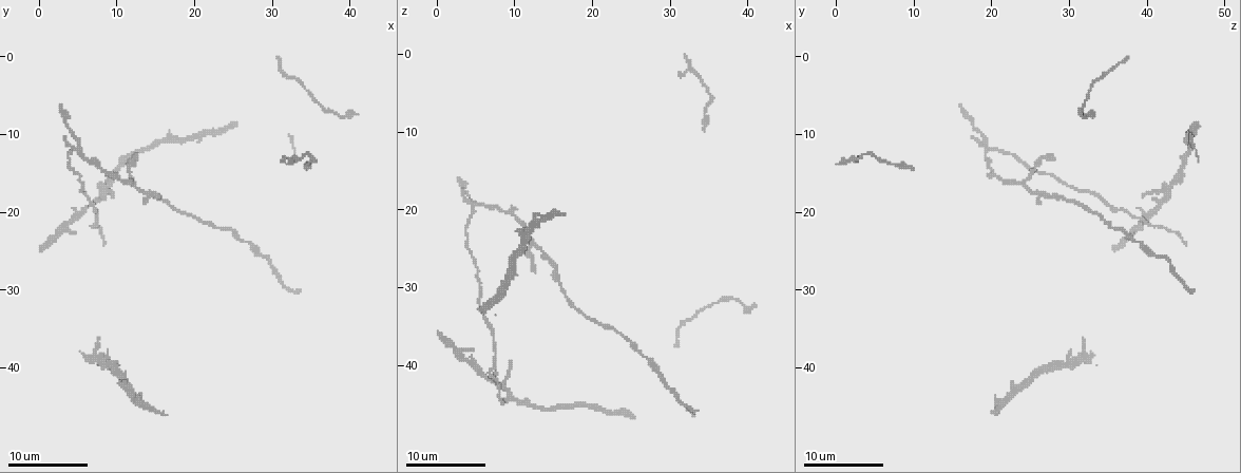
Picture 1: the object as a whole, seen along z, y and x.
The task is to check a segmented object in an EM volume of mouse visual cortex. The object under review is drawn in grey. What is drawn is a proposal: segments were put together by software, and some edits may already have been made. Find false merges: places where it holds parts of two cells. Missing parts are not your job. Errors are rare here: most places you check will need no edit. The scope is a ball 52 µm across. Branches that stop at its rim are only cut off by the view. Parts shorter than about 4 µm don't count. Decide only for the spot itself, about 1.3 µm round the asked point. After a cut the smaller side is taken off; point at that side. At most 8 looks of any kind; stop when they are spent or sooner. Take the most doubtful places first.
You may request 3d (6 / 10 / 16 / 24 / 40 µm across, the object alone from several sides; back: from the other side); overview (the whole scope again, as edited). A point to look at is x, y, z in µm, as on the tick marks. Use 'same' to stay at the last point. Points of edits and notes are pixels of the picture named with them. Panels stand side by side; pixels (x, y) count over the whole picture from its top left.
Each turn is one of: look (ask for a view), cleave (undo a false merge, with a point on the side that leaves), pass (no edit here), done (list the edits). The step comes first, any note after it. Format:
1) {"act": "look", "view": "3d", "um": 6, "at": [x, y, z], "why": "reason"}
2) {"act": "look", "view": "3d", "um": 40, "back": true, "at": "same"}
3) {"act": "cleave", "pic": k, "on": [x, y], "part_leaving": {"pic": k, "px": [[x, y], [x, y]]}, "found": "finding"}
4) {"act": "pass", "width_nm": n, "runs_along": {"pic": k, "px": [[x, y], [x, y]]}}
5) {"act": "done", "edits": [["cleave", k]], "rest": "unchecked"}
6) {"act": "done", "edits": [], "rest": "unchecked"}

{"act": "look", "view": "3d", "um": 10, "at": [5.0, 11.5, 19.5], "why": "four or more arms meet"}

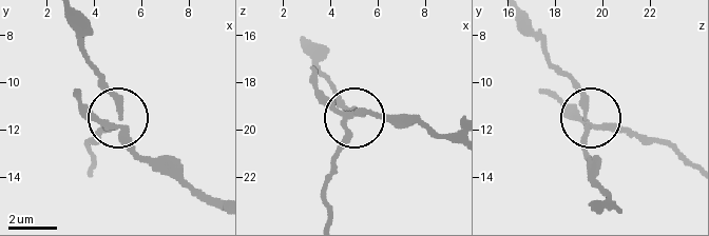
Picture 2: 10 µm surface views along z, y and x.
{"act": "cleave", "pic": 2, "on": [89, 114], "width_nm": 210, "part_leaving": {"pic": 2, "px": [[117, 124], [88, 142], [93, 166]]}, "found": "two cells meet here"}

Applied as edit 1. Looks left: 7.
{"act": "look", "view": "3d", "um": 16, "at": [34.5, 14.0, 7.5], "why": "thin neck"}

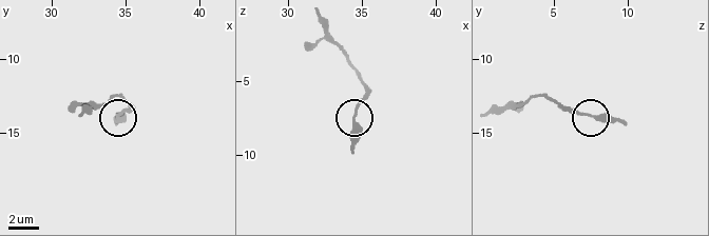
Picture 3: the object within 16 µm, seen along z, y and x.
{"act": "pass", "found": "all the same cell"}

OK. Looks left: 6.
{"act": "look", "view": "3d", "um": 16, "at": [28.5, 25.5, 41.0], "why": "thick turns thin"}

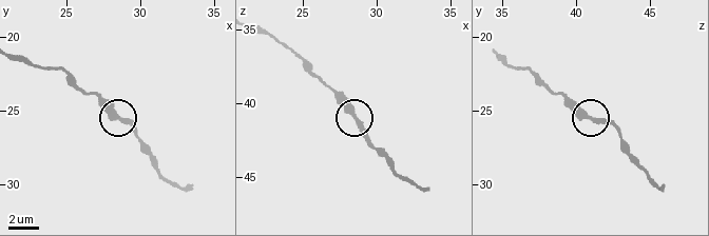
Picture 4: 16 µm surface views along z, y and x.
{"act": "pass", "width_nm": 360, "found": "one cell here"}

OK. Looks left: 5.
{"act": "look", "view": "3d", "um": 10, "at": [16.0, 18.0, 29.0], "why": "calibre changes"}

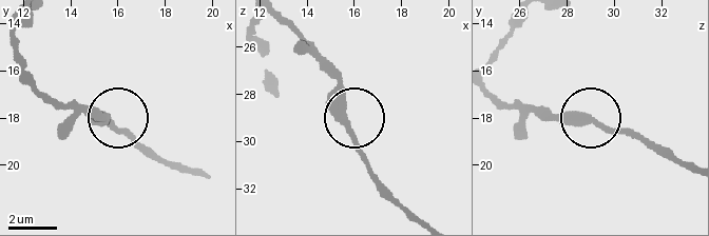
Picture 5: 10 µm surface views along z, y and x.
{"act": "pass", "found": "continuous, no second cell"}

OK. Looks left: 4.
{"act": "done", "edits": [["cleave", 2]], "rest": "unchecked"}

